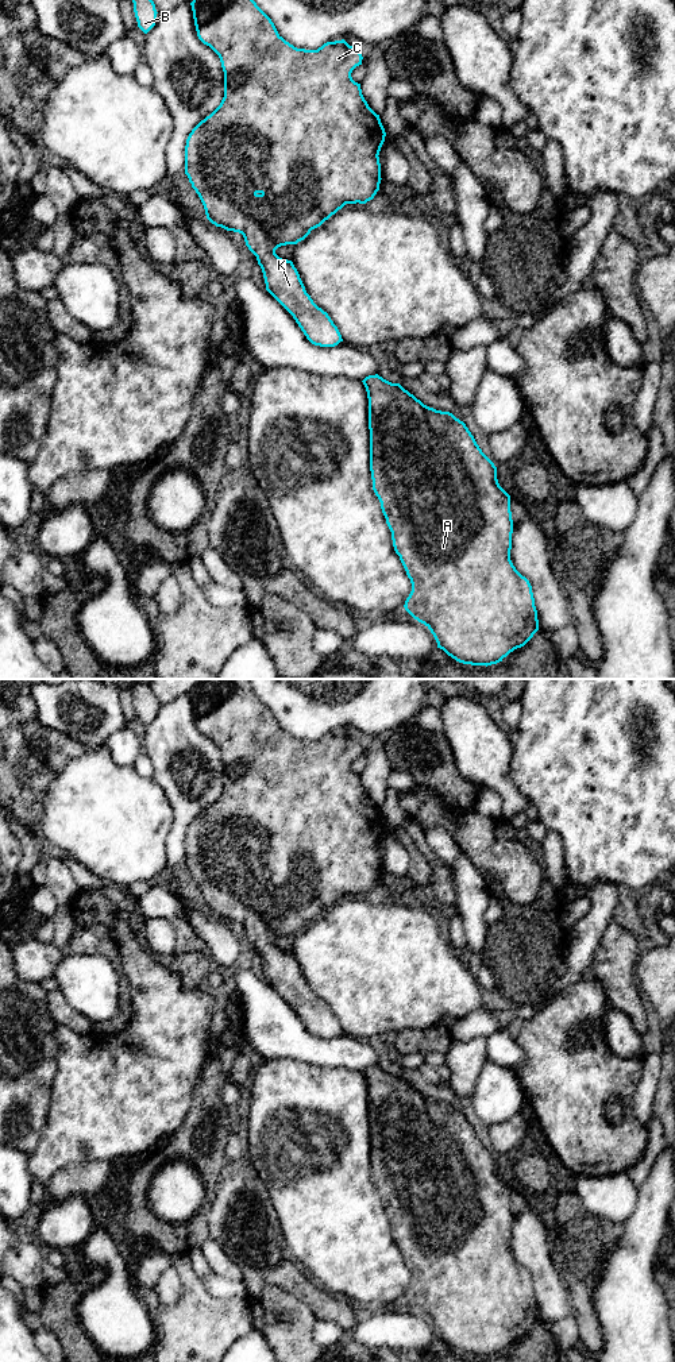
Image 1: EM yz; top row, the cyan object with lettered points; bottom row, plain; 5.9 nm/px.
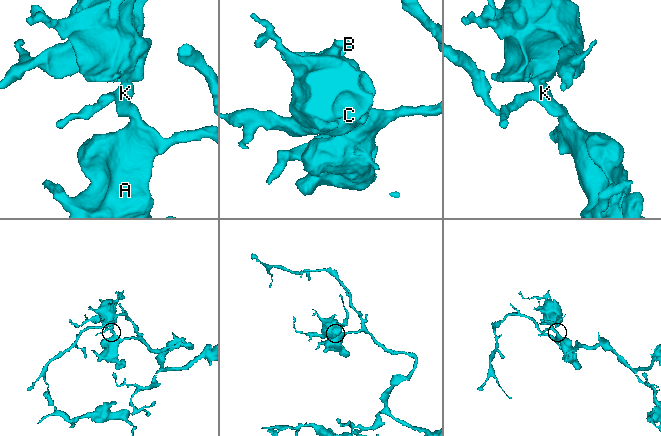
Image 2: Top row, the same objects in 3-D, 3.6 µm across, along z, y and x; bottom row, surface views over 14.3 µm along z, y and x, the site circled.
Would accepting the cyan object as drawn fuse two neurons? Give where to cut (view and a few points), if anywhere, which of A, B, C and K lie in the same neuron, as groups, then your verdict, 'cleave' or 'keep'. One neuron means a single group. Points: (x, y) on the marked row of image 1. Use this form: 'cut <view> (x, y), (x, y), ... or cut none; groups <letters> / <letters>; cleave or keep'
cut none; groups A B C K; keep

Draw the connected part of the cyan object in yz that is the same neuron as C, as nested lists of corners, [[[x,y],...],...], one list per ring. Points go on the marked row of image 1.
[[[193,0],[190,5],[198,39],[209,46],[220,58],[224,72],[224,97],[220,105],[189,134],[185,146],[185,174],[204,205],[207,219],[216,227],[243,235],[246,246],[256,256],[258,265],[262,269],[266,290],[293,316],[306,339],[315,346],[335,347],[343,342],[338,327],[328,313],[319,308],[306,293],[293,262],[279,258],[275,250],[281,246],[297,244],[304,240],[312,229],[320,227],[346,204],[366,204],[373,200],[379,190],[382,178],[378,155],[385,142],[386,132],[379,115],[377,115],[364,100],[360,84],[355,82],[351,77],[352,70],[362,65],[363,57],[344,39],[327,42],[317,50],[294,47],[278,34],[271,19],[254,0]]]

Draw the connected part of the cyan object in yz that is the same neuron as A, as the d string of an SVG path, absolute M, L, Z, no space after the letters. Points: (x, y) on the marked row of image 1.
M378 374L363 381L369 398L373 490L392 532L396 553L412 583L405 610L433 634L437 648L463 664L491 665L524 647L539 630L529 580L510 560L510 495L500 486L497 467L482 452L463 421L424 405L400 383Z

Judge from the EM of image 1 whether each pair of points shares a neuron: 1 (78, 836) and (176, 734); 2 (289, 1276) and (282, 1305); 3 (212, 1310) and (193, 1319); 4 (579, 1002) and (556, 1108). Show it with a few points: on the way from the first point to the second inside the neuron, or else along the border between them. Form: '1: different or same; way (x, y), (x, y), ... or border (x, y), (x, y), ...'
1: different; border (151, 778), (170, 803)
2: different; border (265, 1269), (270, 1283), (311, 1310)
3: same; way (208, 1314), (203, 1319), (197, 1319)
4: same; way (564, 1029), (562, 1031), (562, 1081)

